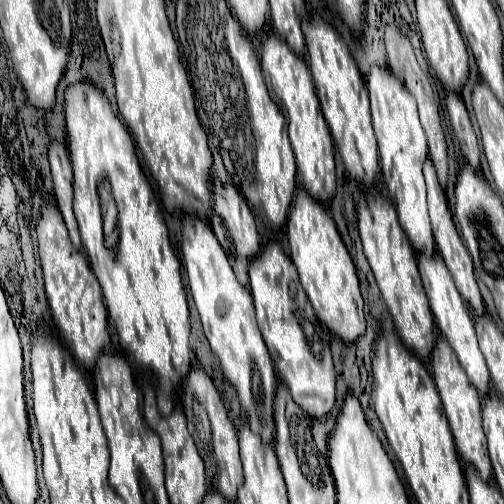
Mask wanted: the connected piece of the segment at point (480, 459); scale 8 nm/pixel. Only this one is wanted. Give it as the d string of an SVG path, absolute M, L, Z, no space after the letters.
M442 336L438 338L436 348L432 352L432 374L434 374L436 390L442 398L444 414L448 418L448 424L450 424L450 430L454 436L454 444L456 444L456 450L458 450L462 462L474 466L474 470L478 472L478 476L482 480L490 480L492 478L492 466L490 466L490 458L488 458L488 450L486 450L486 436L482 432L480 396L478 396L476 388L472 388L472 384L468 382L464 368L460 366L460 362L456 362L454 350L448 346L448 342Z

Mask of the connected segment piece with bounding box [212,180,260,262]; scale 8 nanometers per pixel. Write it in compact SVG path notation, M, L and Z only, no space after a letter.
M216 180L212 188L212 200L214 200L214 212L222 218L224 226L230 232L230 238L234 242L236 258L246 262L248 258L254 258L260 250L260 238L256 232L254 216L244 200L244 196L236 188L226 188Z

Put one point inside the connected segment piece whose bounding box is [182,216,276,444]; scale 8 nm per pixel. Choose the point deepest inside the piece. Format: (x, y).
(226, 311)

